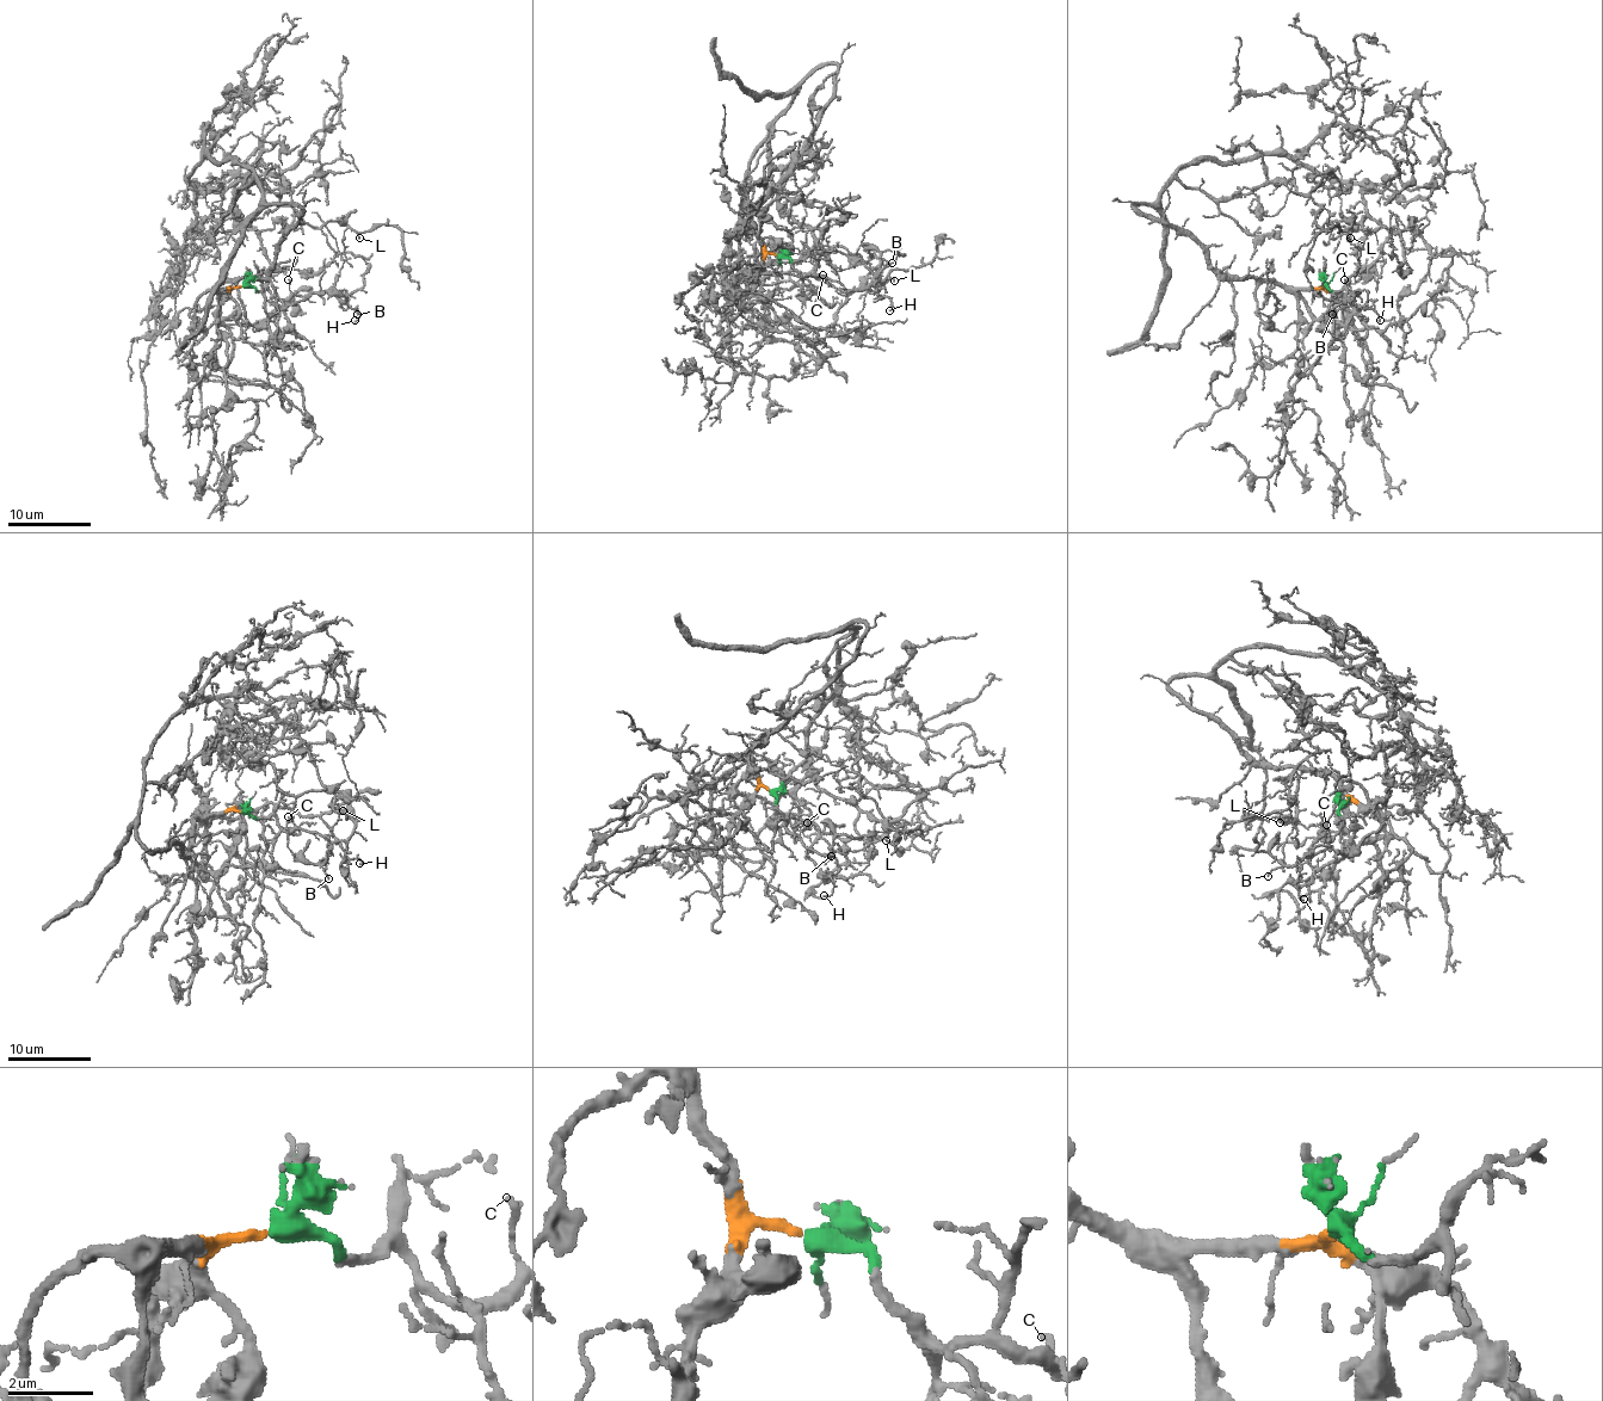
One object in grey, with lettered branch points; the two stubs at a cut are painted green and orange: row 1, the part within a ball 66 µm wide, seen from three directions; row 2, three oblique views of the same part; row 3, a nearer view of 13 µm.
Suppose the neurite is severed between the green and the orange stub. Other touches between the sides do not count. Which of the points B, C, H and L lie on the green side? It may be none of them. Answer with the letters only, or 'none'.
B, C, H

